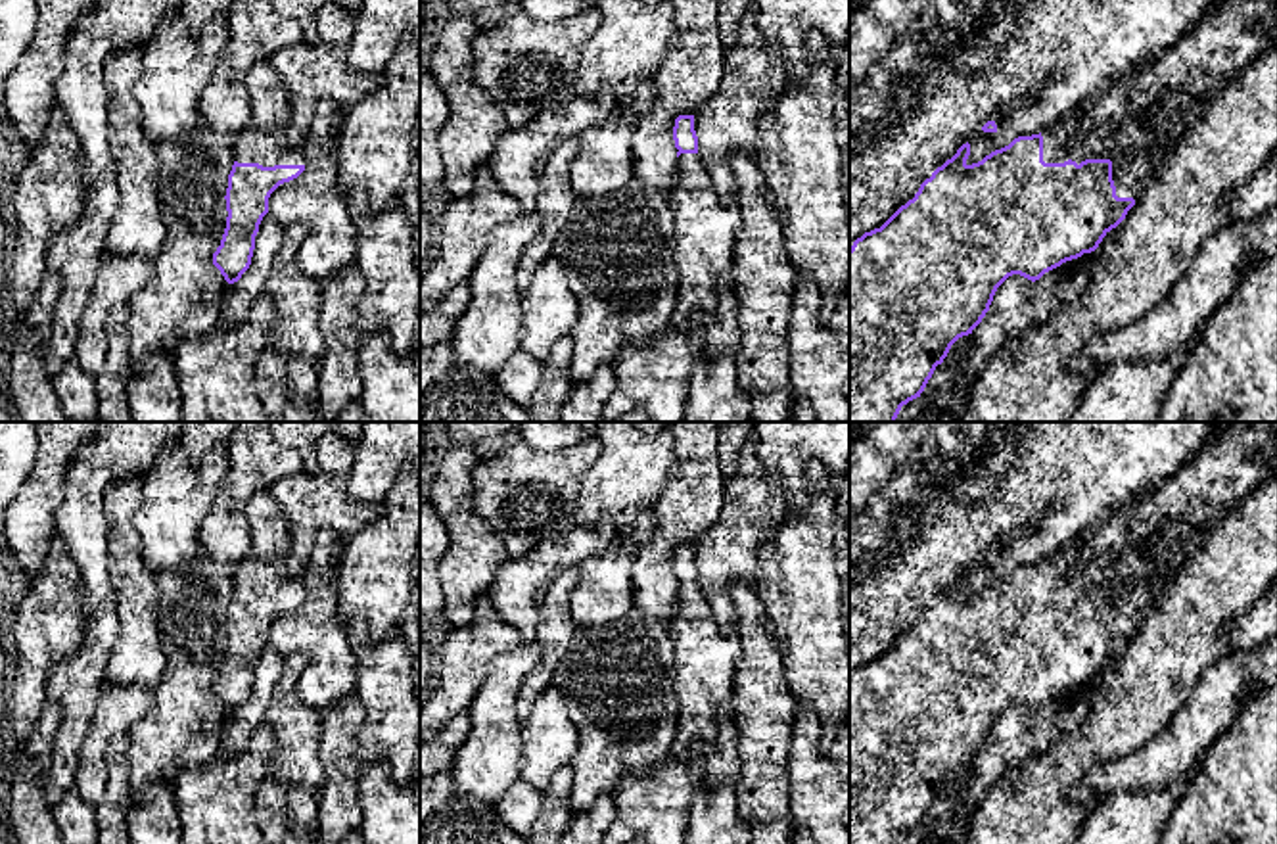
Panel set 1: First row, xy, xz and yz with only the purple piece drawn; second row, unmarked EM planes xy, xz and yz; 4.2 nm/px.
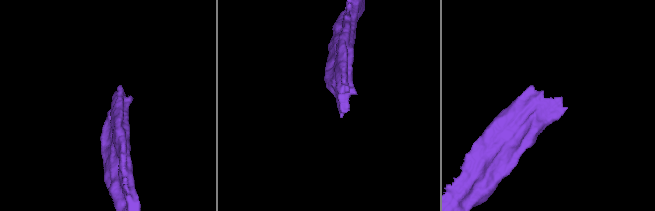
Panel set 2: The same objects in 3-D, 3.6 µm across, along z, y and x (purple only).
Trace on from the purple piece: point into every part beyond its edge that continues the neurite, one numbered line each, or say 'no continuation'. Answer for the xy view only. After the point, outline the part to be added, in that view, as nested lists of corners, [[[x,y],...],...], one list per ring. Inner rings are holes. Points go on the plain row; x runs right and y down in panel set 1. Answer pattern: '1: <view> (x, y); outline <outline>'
1: xy (263, 570); outline [[[268,491],[249,499],[251,551],[234,568],[234,591],[274,595],[305,595],[303,575],[291,575],[286,568],[290,529],[288,520]]]

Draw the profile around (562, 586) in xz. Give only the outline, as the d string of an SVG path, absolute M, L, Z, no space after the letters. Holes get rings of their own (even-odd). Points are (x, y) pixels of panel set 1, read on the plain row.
M577 568L562 572L552 581L550 591L541 604L535 635L535 643L539 646L539 662L520 685L518 717L527 715L541 692L552 685L552 675L579 629L571 618L571 608L568 604L569 593L577 581Z

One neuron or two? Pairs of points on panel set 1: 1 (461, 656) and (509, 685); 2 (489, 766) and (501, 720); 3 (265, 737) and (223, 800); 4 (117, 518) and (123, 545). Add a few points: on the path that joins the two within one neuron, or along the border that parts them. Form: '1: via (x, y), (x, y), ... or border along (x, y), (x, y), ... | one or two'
1: border along (524, 645), (493, 660), (466, 710) | two
2: via (489, 754), (493, 731) | one
3: via (257, 752), (254, 762), (231, 785) | one
4: via (119, 524), (121, 539) | one

